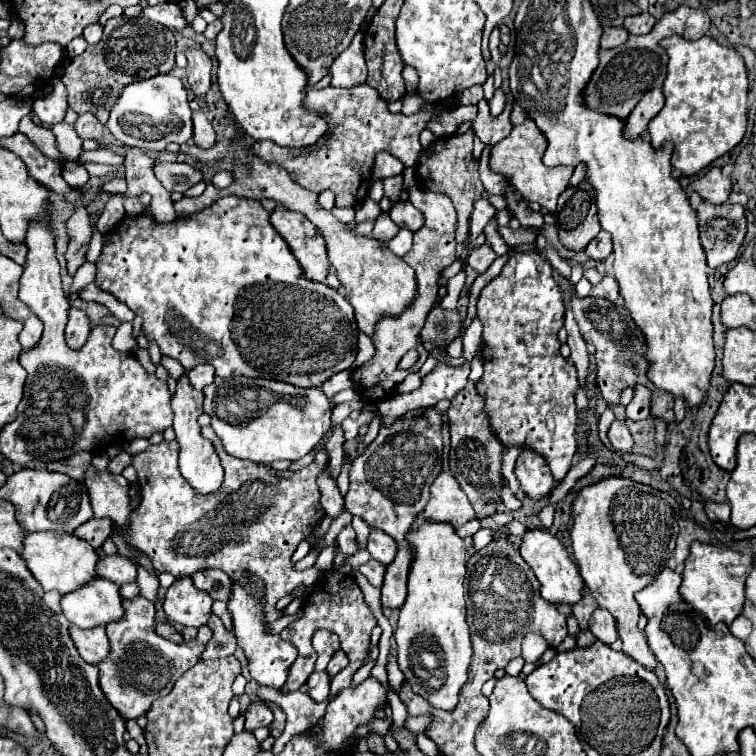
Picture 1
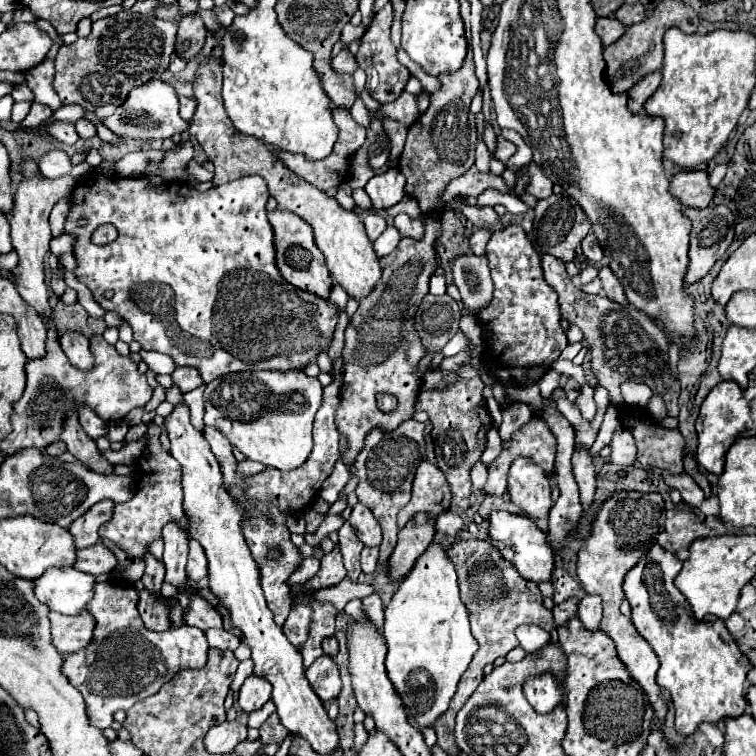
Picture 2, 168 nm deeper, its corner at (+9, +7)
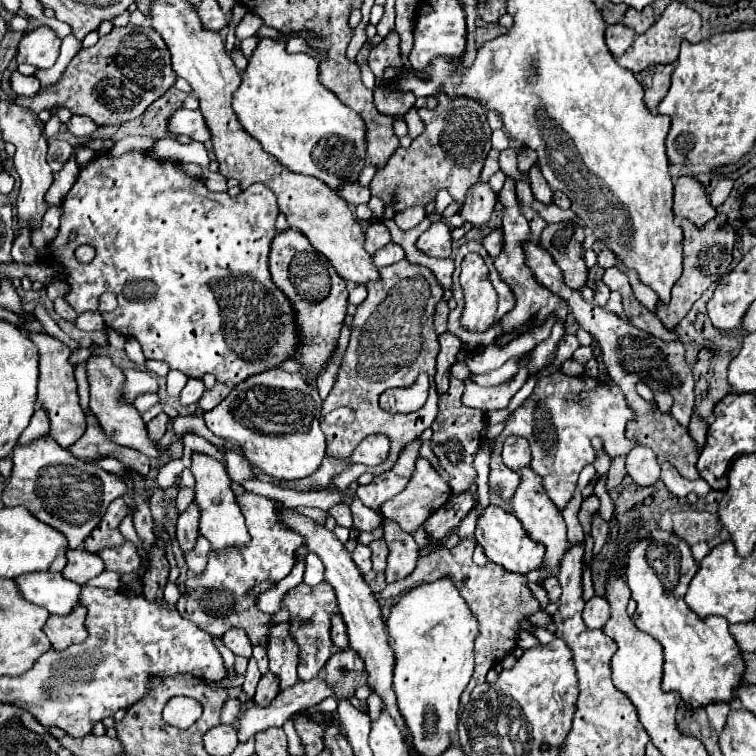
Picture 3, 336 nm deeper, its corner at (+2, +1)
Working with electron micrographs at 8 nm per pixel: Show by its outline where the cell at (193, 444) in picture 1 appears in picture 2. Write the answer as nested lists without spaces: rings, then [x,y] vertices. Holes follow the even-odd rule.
[[[186,403],[174,405],[174,411],[166,417],[164,425],[170,439],[170,453],[182,465],[184,511],[190,517],[190,537],[204,547],[208,557],[210,591],[228,611],[232,627],[240,631],[240,641],[250,647],[254,675],[264,677],[272,685],[272,701],[282,725],[290,733],[310,741],[316,753],[332,753],[338,745],[336,725],[328,719],[322,701],[308,685],[300,651],[286,639],[282,629],[272,619],[260,587],[258,565],[252,559],[240,529],[240,511],[234,507],[228,491],[222,485],[222,473],[216,457],[210,451],[210,445],[206,445],[204,435],[190,423],[190,409]]]

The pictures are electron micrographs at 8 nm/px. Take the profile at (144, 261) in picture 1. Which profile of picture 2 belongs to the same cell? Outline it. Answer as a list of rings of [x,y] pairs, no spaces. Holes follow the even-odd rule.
[[[86,175],[82,177],[74,191],[72,191],[72,209],[66,221],[66,233],[72,233],[78,237],[74,255],[78,259],[78,269],[76,269],[76,277],[78,281],[82,281],[94,295],[94,299],[100,303],[102,309],[106,311],[116,311],[124,321],[128,321],[134,329],[134,339],[142,345],[142,349],[146,351],[158,351],[164,355],[170,355],[174,359],[176,365],[186,365],[186,367],[196,367],[204,379],[204,383],[214,381],[218,375],[226,375],[226,373],[236,373],[236,371],[290,371],[290,369],[304,369],[308,363],[312,363],[312,359],[326,351],[332,343],[332,335],[340,317],[340,309],[324,297],[318,297],[314,293],[306,293],[304,289],[298,289],[294,285],[290,285],[284,277],[280,277],[278,267],[276,267],[276,253],[274,253],[274,231],[268,225],[268,217],[266,217],[266,201],[268,201],[268,189],[266,189],[266,181],[258,175],[252,177],[242,177],[236,181],[230,181],[222,187],[214,187],[208,189],[204,193],[192,189],[188,183],[184,181],[172,181],[172,183],[164,183],[160,187],[148,189],[146,187],[146,179],[144,177],[112,177],[112,175]],[[80,219],[86,221],[86,225],[80,225]],[[104,223],[114,223],[114,227],[118,229],[118,239],[114,243],[108,245],[94,245],[90,241],[90,235]]]

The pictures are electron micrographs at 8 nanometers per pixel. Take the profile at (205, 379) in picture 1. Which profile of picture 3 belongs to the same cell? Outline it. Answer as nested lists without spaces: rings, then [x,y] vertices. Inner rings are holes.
[[[189,379],[187,381],[187,385],[185,385],[185,389],[181,391],[181,395],[179,395],[179,401],[181,401],[181,405],[193,405],[193,403],[197,403],[199,399],[201,399],[201,393],[205,391],[205,385],[203,385],[203,381],[201,379]]]

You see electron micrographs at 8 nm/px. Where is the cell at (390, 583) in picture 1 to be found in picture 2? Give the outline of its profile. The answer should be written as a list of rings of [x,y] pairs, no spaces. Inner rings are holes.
[[[424,513],[416,515],[410,525],[398,533],[398,543],[388,561],[388,575],[392,581],[402,581],[412,569],[414,561],[426,551],[434,539],[434,521]]]

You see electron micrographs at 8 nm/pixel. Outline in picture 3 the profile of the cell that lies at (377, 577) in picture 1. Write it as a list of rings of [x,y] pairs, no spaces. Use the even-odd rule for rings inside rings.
[[[377,539],[369,543],[369,549],[373,553],[373,571],[385,571],[387,565],[387,555],[389,555],[389,547],[385,543],[385,539]]]

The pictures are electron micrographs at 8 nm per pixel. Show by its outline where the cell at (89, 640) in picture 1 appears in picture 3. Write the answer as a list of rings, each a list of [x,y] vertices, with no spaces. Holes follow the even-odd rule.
[[[75,607],[69,615],[49,615],[43,631],[57,651],[65,651],[69,645],[81,643],[87,637],[85,631],[85,607]]]

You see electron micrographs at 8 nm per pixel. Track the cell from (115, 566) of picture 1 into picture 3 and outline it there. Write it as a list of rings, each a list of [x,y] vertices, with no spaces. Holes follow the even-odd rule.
[[[85,549],[67,551],[65,557],[67,557],[67,565],[61,571],[61,575],[65,575],[65,579],[69,579],[77,585],[85,585],[89,579],[93,579],[105,571],[105,563],[101,561],[101,557],[85,551]]]

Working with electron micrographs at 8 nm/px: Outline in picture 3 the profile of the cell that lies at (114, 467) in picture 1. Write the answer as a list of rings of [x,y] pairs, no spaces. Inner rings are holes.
[[[161,413],[161,415],[157,415],[155,419],[151,419],[151,421],[147,423],[147,427],[149,427],[149,437],[151,437],[153,441],[159,441],[159,439],[167,433],[169,417],[167,417],[165,413]]]

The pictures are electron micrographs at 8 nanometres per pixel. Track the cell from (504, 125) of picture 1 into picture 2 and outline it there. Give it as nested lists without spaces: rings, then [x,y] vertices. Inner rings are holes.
[[[496,137],[496,149],[492,153],[492,157],[496,161],[506,163],[510,159],[510,155],[514,155],[514,151],[516,151],[516,145],[514,143],[508,143],[504,137]]]

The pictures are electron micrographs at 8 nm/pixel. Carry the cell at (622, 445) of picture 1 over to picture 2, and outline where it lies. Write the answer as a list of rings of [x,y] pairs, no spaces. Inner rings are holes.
[[[618,427],[612,435],[612,441],[610,441],[610,449],[612,449],[612,455],[610,455],[610,461],[612,463],[618,463],[618,465],[632,465],[632,461],[636,459],[636,445],[634,445],[634,437],[628,429],[622,429]]]

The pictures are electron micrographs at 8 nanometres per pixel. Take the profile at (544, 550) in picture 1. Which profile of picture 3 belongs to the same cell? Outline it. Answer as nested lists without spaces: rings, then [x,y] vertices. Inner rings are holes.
[[[489,505],[487,509],[481,511],[479,519],[477,519],[477,529],[475,529],[475,541],[483,547],[483,553],[487,555],[489,561],[509,569],[509,571],[517,571],[521,575],[533,571],[533,569],[541,569],[543,567],[543,555],[545,555],[545,547],[541,543],[533,543],[529,539],[529,535],[525,533],[523,525],[517,521],[517,517],[513,513],[505,513],[503,509]]]

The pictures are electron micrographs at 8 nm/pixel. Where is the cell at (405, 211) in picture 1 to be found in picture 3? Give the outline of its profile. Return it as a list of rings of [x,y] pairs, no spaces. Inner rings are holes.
[[[433,223],[419,239],[417,247],[429,257],[449,257],[453,251],[451,229],[445,223]]]

